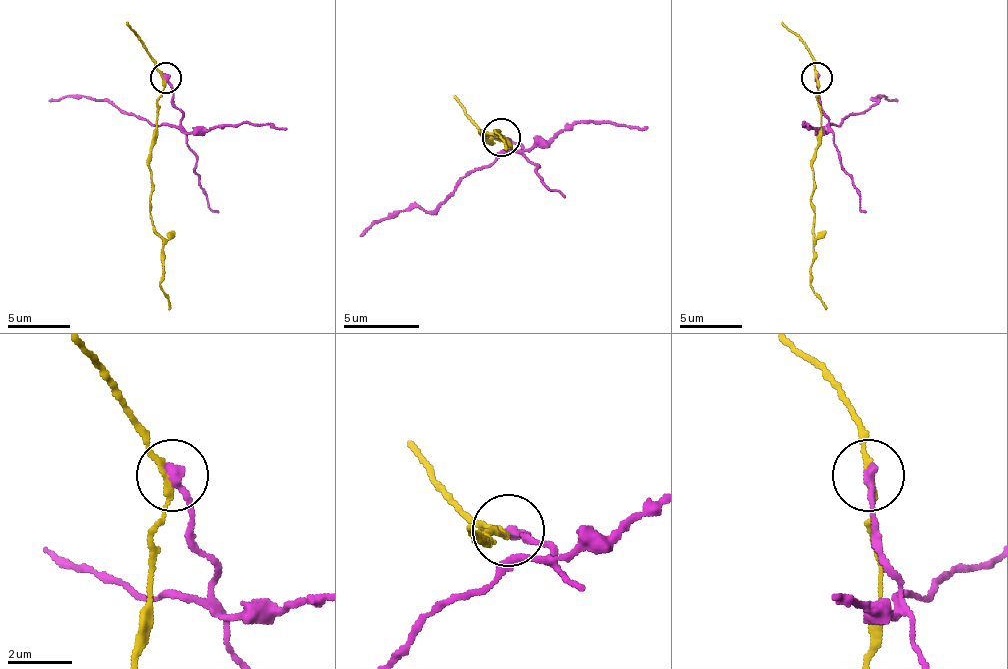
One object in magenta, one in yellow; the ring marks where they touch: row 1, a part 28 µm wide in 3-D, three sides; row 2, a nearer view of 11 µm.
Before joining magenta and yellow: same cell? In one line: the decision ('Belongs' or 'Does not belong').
Does not belong

